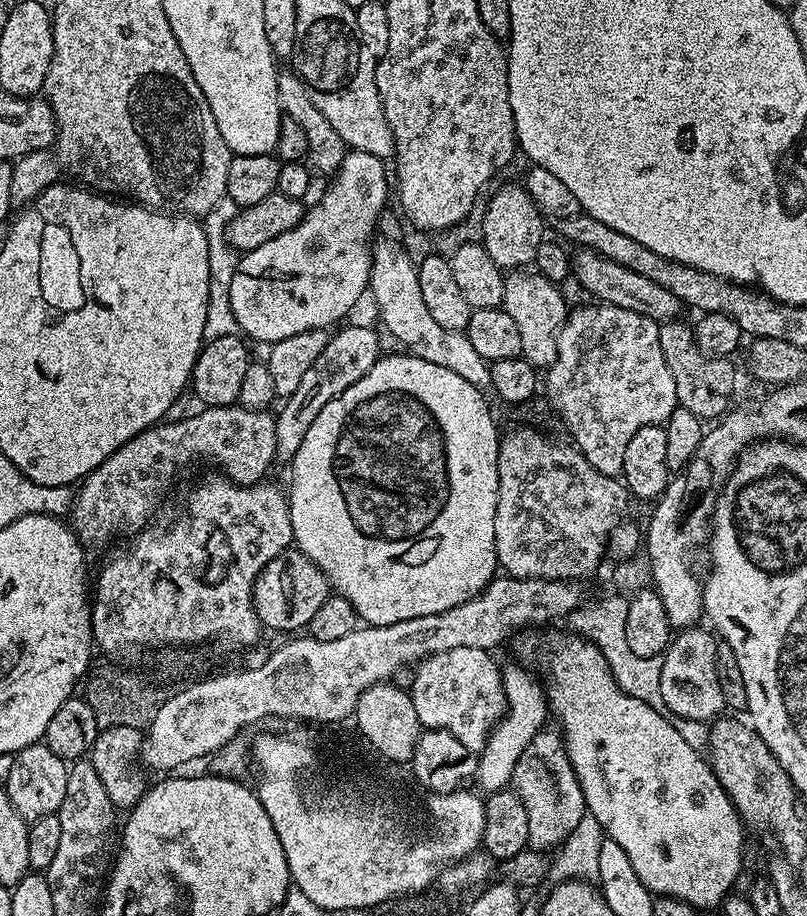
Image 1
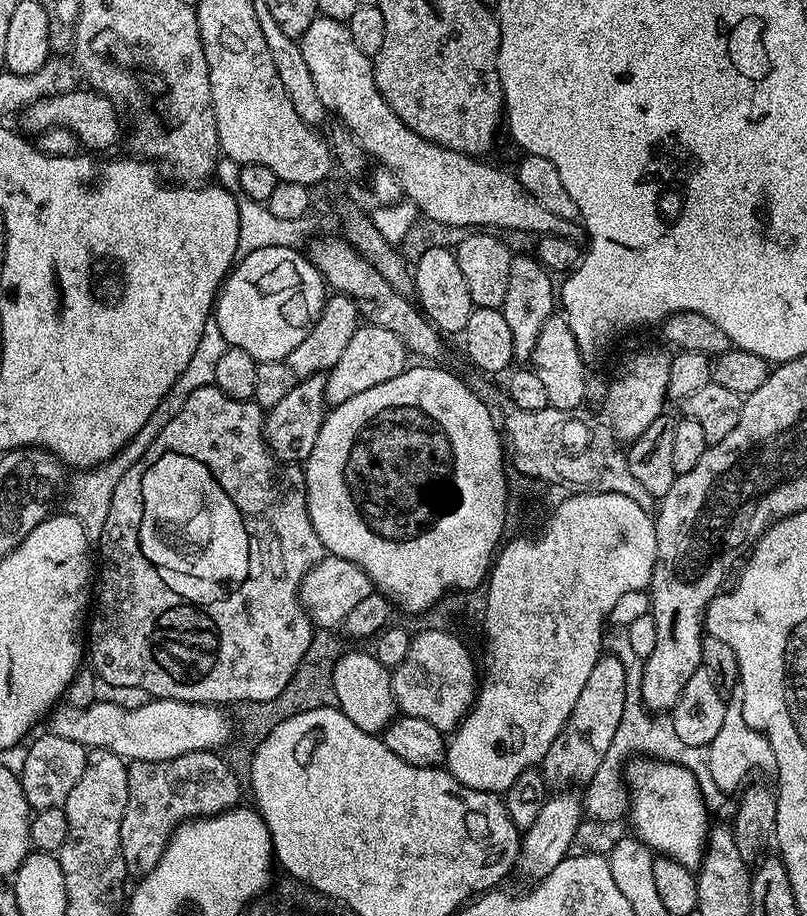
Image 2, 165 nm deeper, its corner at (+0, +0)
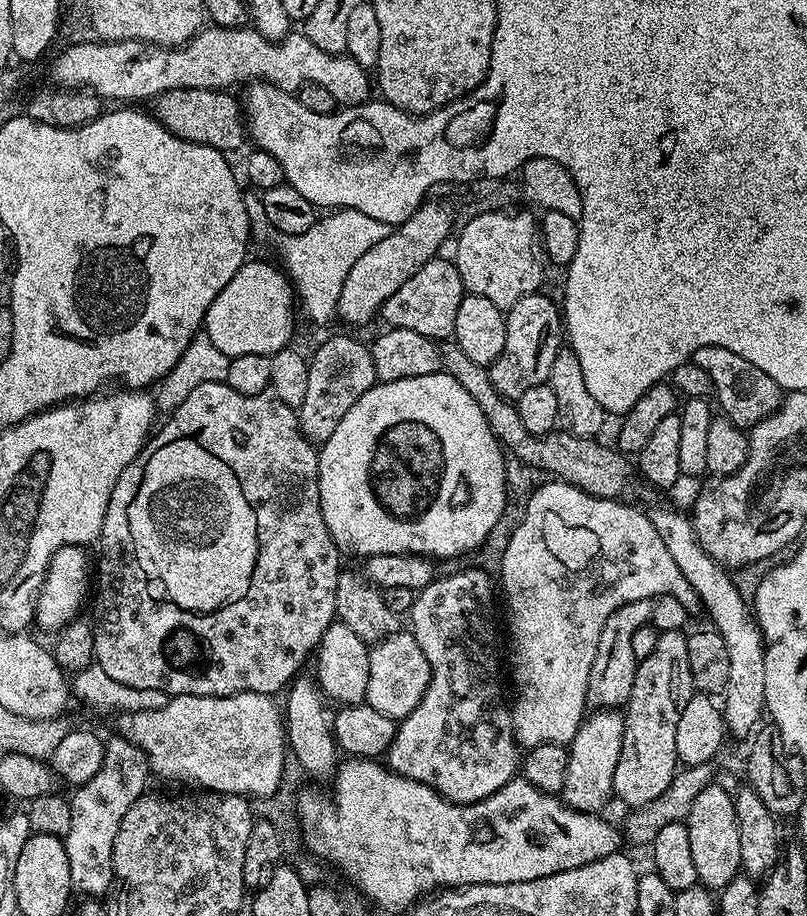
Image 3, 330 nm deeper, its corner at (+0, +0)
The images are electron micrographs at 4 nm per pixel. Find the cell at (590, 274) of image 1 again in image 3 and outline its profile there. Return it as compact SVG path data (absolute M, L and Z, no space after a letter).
M702 346L694 350L691 363L706 370L715 389L715 403L718 408L720 403L719 411L730 422L734 422L734 426L751 430L759 420L767 418L782 403L782 389L776 385L774 378L770 378L770 374L762 374L754 362L746 362L746 358L734 354L734 350L726 350L722 346Z

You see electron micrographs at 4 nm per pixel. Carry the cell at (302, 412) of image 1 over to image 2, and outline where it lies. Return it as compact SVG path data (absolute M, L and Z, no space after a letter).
M364 324L356 329L354 338L350 338L342 358L338 358L338 362L324 376L325 405L341 404L346 402L346 398L354 398L354 394L362 394L362 390L370 390L370 386L390 382L390 378L398 378L409 360L408 349L397 336L390 334L390 330L382 330L382 326Z

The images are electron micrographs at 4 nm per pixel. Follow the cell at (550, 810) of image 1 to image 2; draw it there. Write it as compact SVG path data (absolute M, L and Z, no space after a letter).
M601 655L594 670L590 670L590 678L586 678L586 686L582 686L582 694L578 694L578 702L574 702L574 710L570 710L570 718L566 718L566 726L562 726L558 738L546 750L542 761L545 784L564 790L575 780L587 782L594 778L617 733L626 698L626 670L622 662L614 655Z

